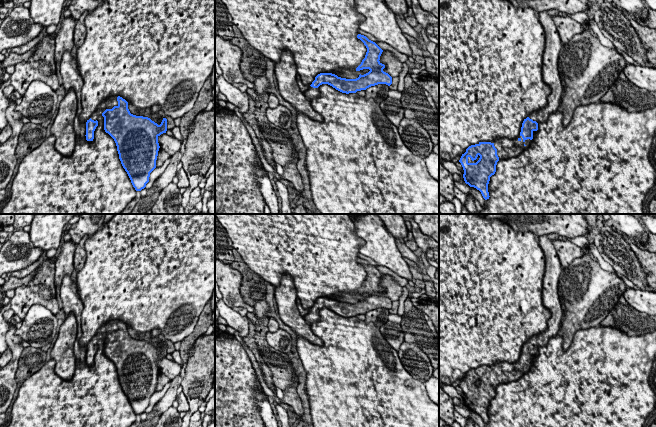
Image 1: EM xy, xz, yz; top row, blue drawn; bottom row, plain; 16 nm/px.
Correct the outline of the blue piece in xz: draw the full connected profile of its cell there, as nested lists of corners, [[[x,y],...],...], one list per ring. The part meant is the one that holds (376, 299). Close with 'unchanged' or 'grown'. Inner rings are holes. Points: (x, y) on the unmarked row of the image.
[[[358,258],[357,262],[364,267],[367,276],[361,288],[356,292],[356,295],[363,293],[369,293],[370,295],[364,299],[360,298],[356,303],[341,302],[332,297],[320,297],[304,316],[307,323],[310,324],[319,321],[319,311],[322,308],[328,308],[336,314],[346,318],[366,314],[378,308],[386,308],[388,310],[392,308],[392,301],[383,295],[385,289],[379,285],[383,274],[364,259]]] | grown

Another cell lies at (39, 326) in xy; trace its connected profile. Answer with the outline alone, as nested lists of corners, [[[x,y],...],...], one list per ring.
[[[35,304],[30,307],[22,320],[22,326],[16,329],[15,334],[31,347],[41,349],[54,339],[57,327],[56,316],[44,306]]]

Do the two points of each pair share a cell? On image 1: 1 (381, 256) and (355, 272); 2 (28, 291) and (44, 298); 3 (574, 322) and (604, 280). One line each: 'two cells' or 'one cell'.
1: two cells
2: one cell
3: one cell

